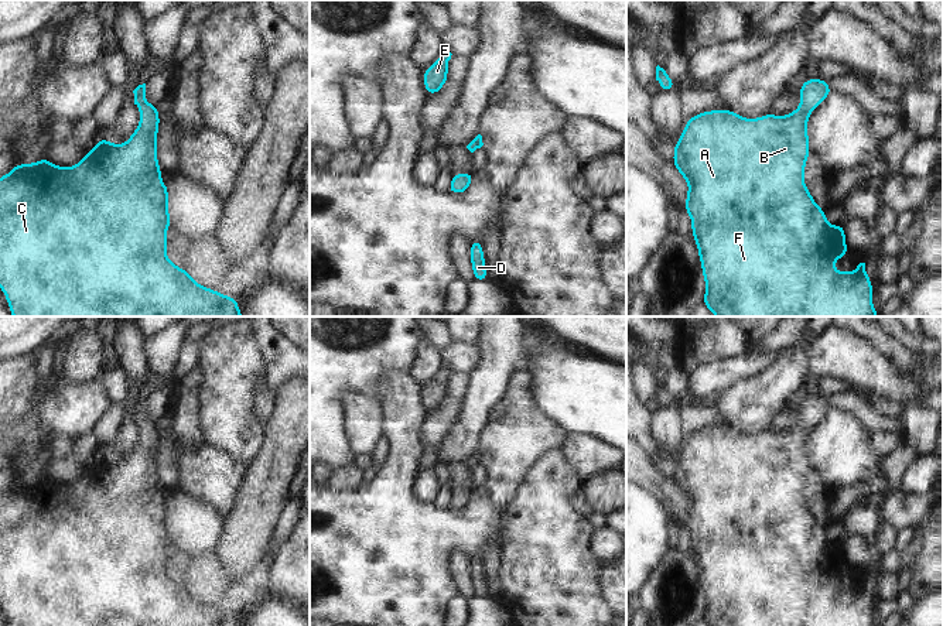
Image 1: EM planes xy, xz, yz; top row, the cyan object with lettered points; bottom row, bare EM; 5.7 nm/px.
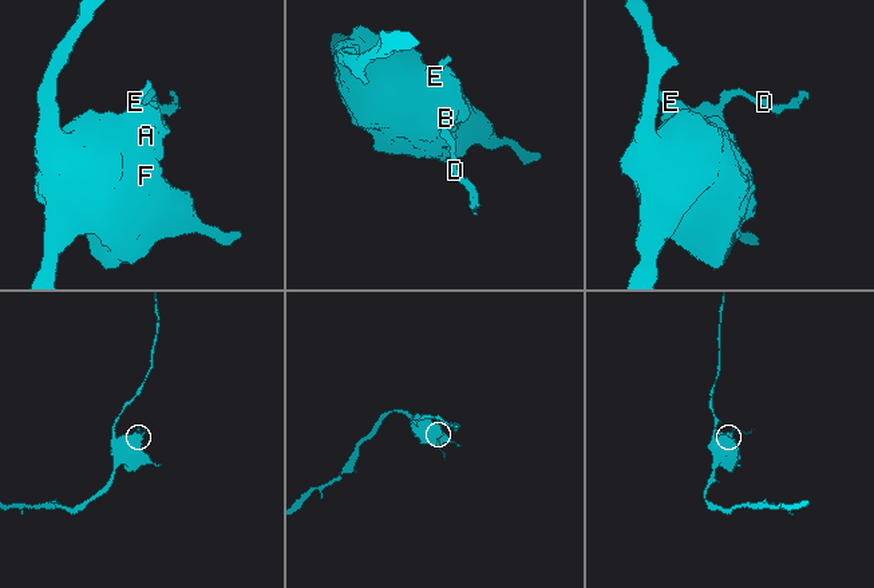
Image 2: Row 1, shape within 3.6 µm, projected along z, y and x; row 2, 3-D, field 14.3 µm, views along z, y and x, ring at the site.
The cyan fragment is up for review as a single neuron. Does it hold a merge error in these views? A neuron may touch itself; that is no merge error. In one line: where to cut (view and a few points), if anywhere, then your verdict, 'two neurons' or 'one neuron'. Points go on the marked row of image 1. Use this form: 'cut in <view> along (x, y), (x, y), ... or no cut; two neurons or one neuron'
no cut; one neuron

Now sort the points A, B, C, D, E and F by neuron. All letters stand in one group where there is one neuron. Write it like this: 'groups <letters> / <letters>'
groups A B C D E F

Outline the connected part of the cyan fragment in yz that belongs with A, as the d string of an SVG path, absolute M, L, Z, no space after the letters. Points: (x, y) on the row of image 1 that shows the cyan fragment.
M810 78L804 81L797 90L800 95L800 106L785 116L766 113L758 119L745 119L735 110L705 110L700 114L691 116L673 148L674 158L672 163L689 184L684 211L691 219L691 235L696 239L694 242L701 261L701 273L707 287L701 304L715 317L879 317L872 305L874 288L871 278L865 271L865 263L860 263L855 271L841 273L833 268L836 260L847 256L850 250L845 244L845 228L843 225L831 226L827 222L826 211L814 202L803 179L806 161L812 153L809 146L809 131L806 129L810 112L816 110L833 89L826 79Z

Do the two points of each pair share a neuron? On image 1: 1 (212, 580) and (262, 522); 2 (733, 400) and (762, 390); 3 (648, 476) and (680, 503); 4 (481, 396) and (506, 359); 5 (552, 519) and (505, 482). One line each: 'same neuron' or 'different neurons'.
1: different neurons
2: same neuron
3: same neuron
4: same neuron
5: different neurons

